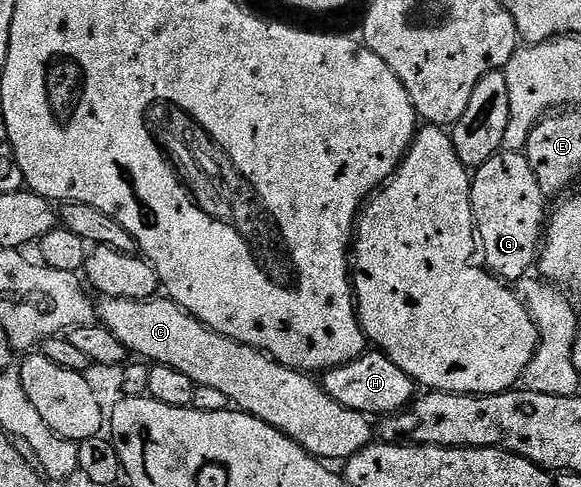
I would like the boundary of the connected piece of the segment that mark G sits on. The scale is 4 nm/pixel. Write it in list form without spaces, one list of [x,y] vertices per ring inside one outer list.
[[[520,152],[495,154],[471,175],[471,179],[472,215],[476,221],[478,246],[482,251],[483,265],[505,283],[515,283],[517,278],[523,278],[531,271],[528,270],[531,266],[533,269],[537,265],[538,255],[542,249],[542,231],[546,226],[546,210],[544,214],[546,192],[538,184],[527,157]]]

